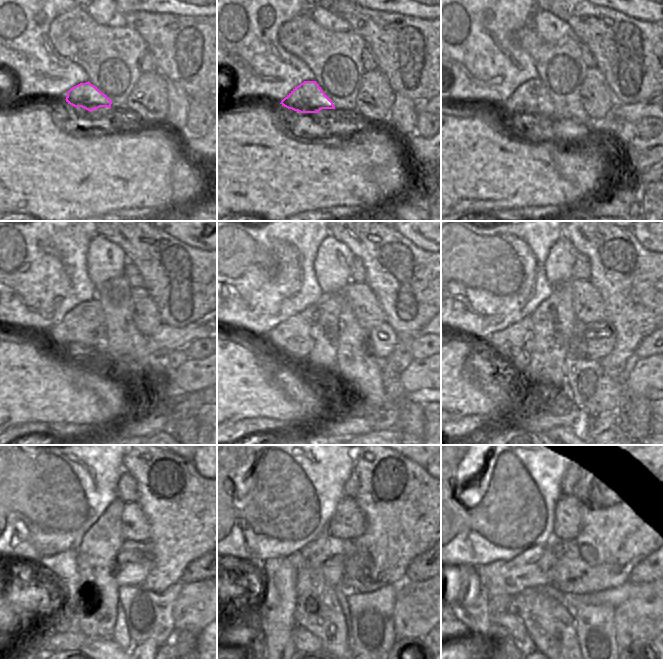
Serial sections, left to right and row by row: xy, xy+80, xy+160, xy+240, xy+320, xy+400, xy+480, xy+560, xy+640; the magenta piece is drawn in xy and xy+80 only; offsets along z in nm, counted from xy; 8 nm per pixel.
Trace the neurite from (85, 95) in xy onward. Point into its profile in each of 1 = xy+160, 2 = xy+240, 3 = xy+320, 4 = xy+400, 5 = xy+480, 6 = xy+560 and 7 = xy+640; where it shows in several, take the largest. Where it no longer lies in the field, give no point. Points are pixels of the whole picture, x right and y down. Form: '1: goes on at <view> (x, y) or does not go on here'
1: goes on at xy+160 (531, 101)
2: goes on at xy+240 (77, 330)
3: goes on at xy+320 (292, 338)
4: goes on at xy+400 (513, 343)
5: goes on at xy+480 (60, 570)
6: goes on at xy+560 (278, 577)
7: goes on at xy+640 (505, 648)

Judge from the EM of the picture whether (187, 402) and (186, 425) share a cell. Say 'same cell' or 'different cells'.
different cells

